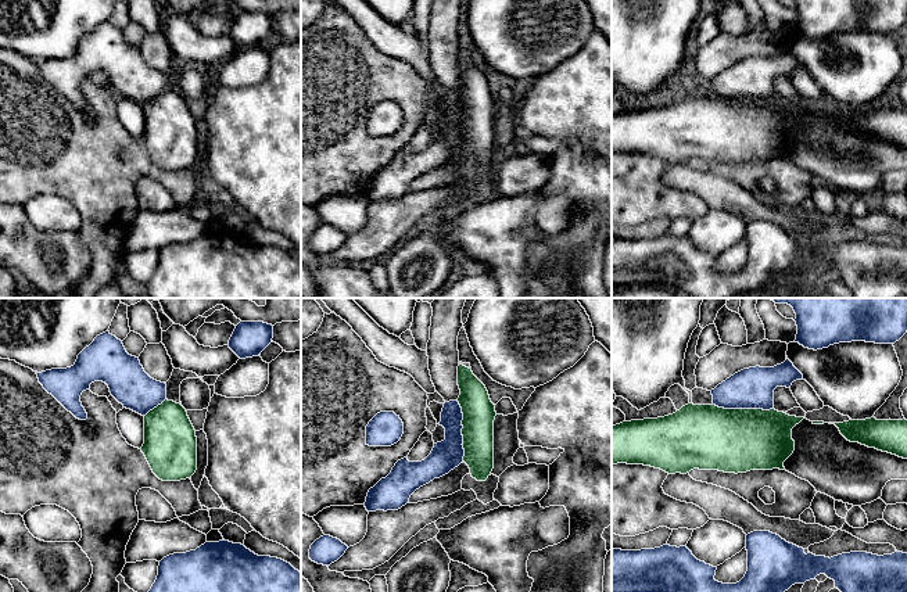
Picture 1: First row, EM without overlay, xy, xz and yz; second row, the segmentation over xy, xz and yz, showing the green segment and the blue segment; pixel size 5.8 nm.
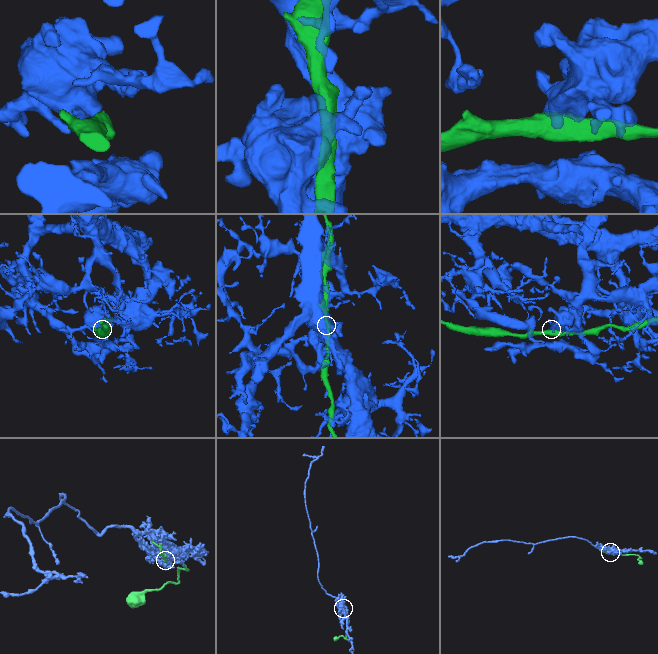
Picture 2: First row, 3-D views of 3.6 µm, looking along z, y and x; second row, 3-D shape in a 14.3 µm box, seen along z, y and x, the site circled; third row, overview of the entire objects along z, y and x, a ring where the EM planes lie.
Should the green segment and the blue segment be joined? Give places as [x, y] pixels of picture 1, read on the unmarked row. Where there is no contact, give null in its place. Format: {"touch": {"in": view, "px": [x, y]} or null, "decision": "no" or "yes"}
{"touch": {"in": "xz", "px": [462, 121]}, "decision": "yes"}

